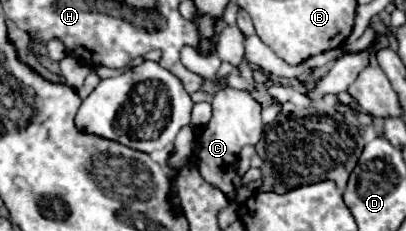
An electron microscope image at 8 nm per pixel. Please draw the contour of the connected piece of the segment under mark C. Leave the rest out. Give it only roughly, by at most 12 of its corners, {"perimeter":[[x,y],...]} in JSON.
{"perimeter":[[225,87],[195,135],[191,163],[229,201],[261,177],[237,171],[263,135],[261,105]]}

